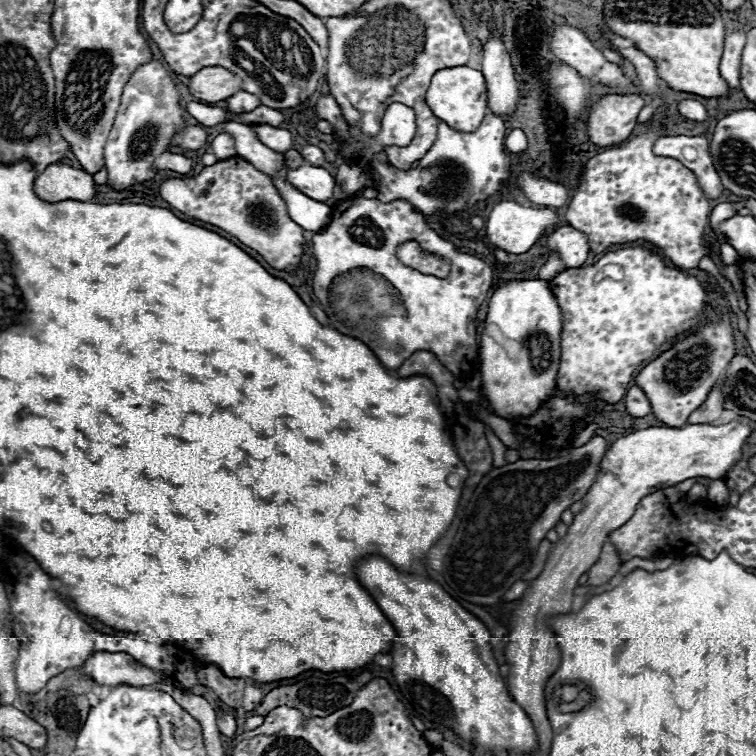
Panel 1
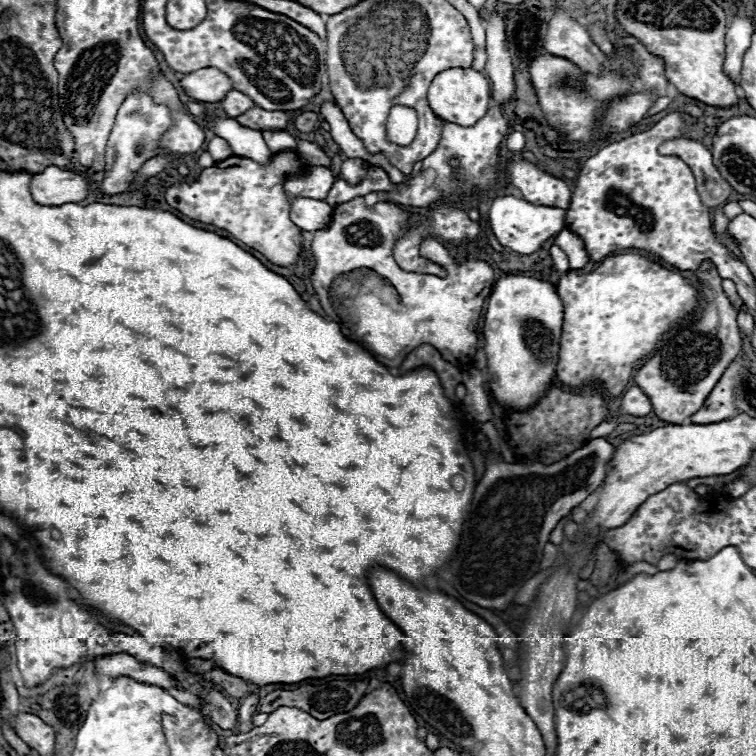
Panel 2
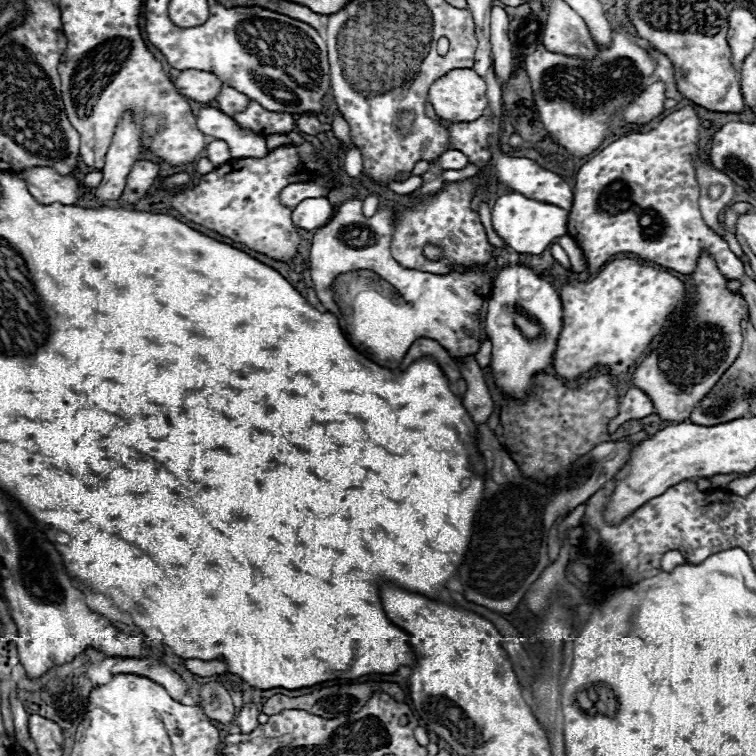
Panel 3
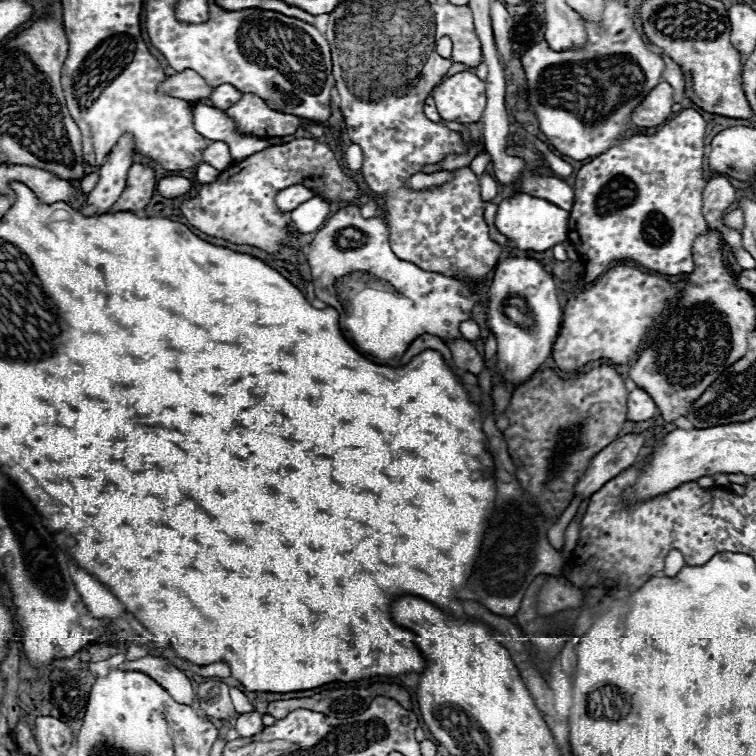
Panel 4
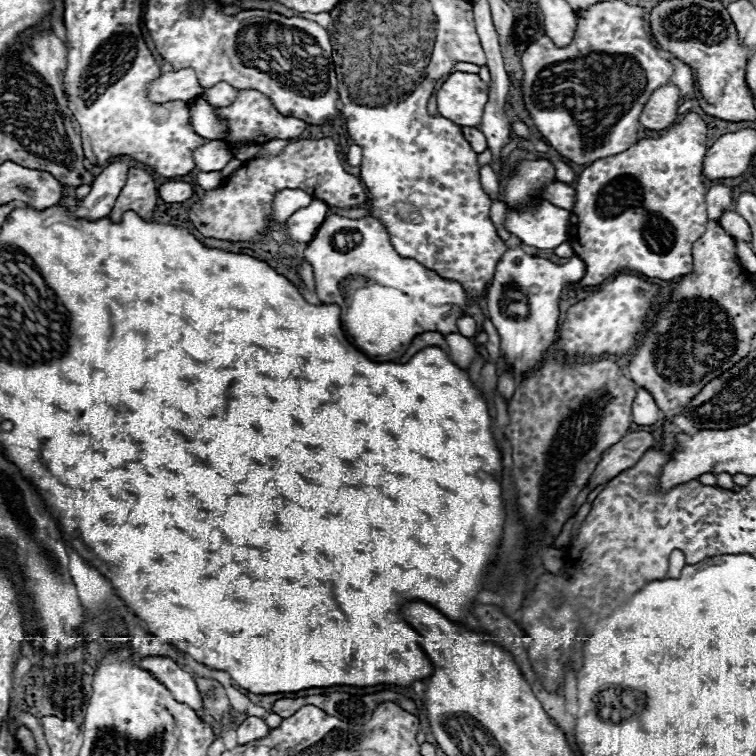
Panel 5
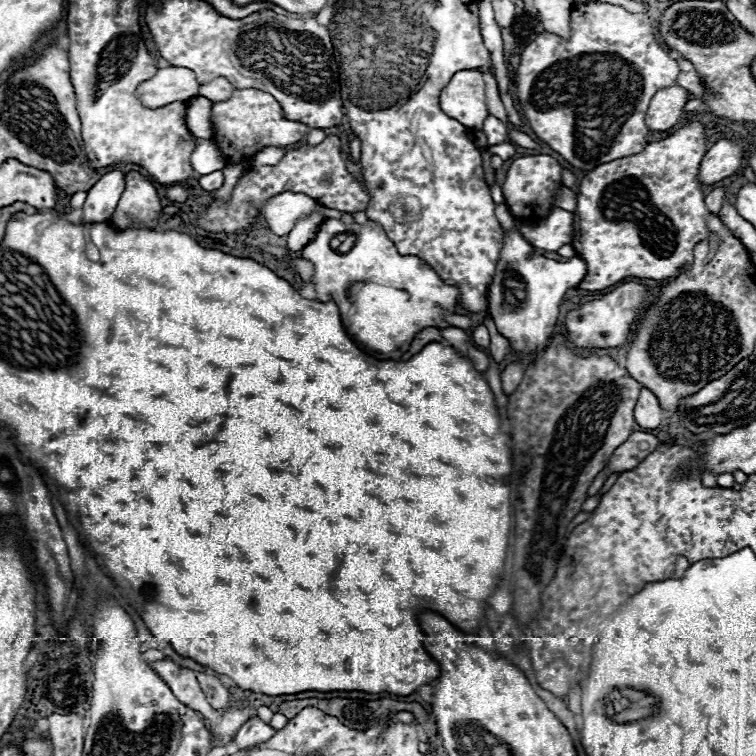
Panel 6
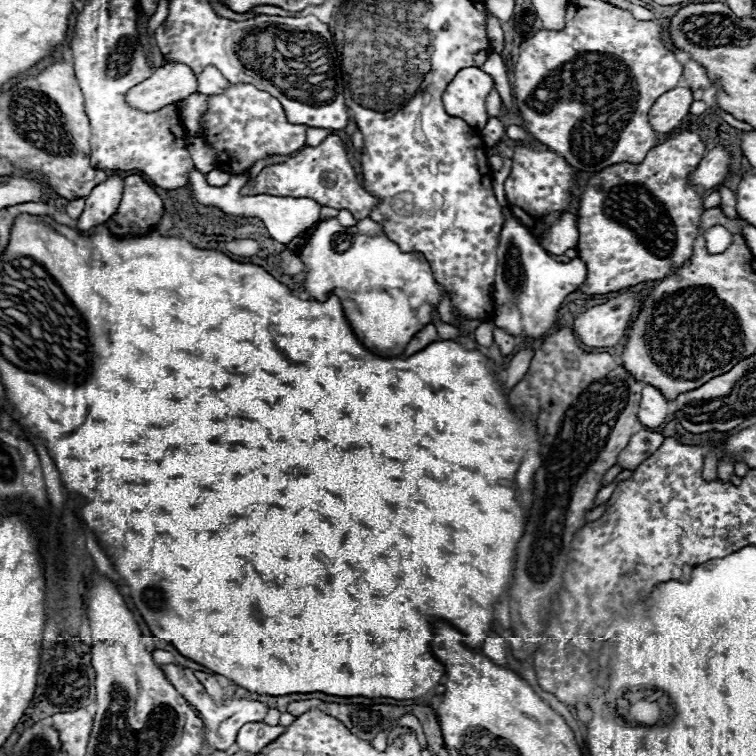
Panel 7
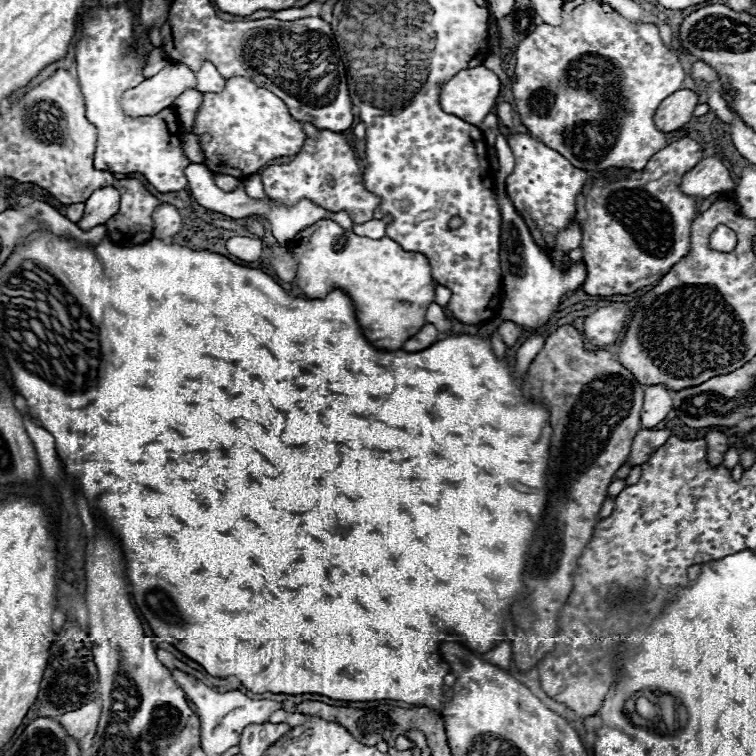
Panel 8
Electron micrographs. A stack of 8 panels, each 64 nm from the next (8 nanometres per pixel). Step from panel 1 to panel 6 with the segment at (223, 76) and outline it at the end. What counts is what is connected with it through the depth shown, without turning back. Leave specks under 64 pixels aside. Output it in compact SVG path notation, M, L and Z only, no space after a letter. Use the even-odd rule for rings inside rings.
M160 68L158 74L142 82L136 90L138 98L146 108L162 108L172 102L186 102L198 96L198 82L190 68Z

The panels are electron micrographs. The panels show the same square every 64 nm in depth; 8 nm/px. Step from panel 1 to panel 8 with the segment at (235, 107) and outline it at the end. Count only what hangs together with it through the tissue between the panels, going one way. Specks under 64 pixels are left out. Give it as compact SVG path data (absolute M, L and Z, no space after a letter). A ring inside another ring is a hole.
M204 62L202 68L196 72L196 80L198 80L198 86L196 90L202 92L202 94L208 94L208 92L220 92L224 88L224 78L220 76L220 72L216 70L214 64L210 62Z

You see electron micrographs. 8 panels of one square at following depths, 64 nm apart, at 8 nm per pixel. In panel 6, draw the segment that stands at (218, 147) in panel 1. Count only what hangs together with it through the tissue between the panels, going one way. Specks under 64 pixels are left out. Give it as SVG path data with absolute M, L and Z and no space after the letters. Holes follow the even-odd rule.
M214 140L200 142L192 152L192 166L198 176L222 170L226 164L228 164L228 160L222 156L222 152Z

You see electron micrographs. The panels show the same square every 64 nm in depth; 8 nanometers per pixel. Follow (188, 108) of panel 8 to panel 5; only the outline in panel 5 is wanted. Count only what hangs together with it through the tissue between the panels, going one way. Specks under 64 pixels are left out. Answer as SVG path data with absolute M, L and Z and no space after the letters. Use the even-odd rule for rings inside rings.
M196 98L190 106L190 120L196 130L206 140L226 140L228 138L228 124L216 114L216 108L210 106L204 98Z

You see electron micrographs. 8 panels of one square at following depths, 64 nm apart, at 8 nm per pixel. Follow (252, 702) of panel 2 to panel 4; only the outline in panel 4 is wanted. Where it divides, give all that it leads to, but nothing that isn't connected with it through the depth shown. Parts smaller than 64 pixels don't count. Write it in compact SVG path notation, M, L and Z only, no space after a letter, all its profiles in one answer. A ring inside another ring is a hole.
M248 712L248 714L240 714L236 720L236 730L240 736L250 738L258 732L262 732L264 724L262 724L262 716L258 712Z

